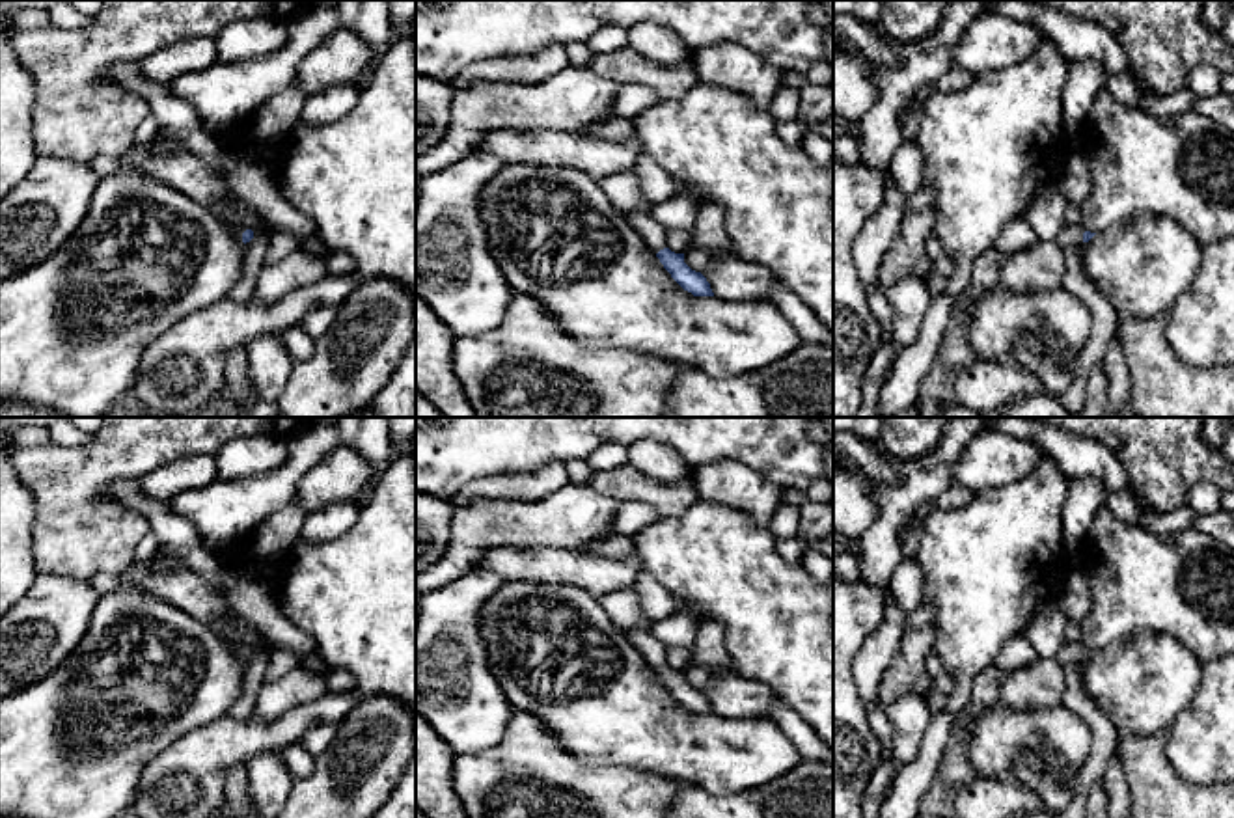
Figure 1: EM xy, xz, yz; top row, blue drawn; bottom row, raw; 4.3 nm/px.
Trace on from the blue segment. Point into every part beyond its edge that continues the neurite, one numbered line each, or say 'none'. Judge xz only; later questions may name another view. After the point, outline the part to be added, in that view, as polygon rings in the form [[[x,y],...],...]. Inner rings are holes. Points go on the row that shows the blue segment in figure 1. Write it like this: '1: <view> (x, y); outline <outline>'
1: xz (653, 233); outline [[[628,212],[626,222],[638,231],[652,253],[665,248],[665,227],[654,222],[647,212]]]

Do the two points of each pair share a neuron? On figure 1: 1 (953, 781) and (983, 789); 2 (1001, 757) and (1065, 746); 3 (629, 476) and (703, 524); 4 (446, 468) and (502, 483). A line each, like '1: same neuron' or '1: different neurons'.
1: different neurons
2: same neuron
3: different neurons
4: different neurons

